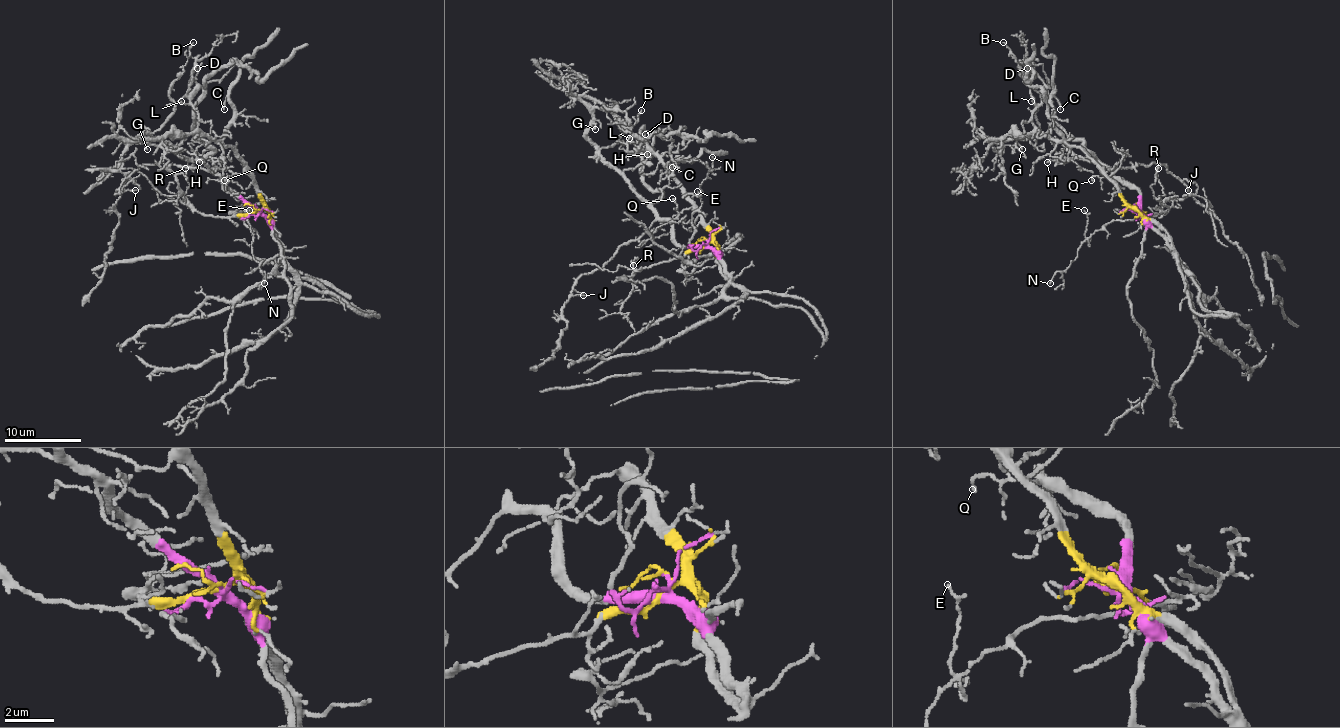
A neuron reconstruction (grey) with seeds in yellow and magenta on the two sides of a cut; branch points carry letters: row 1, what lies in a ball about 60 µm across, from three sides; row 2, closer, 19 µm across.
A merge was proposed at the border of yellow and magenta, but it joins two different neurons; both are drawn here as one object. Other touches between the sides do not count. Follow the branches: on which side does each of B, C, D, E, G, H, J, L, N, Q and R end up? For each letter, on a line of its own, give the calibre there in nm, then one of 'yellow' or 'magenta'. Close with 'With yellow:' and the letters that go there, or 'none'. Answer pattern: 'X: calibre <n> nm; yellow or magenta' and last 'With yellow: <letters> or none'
B: calibre 110 nm; magenta
C: calibre 100 nm; yellow
D: calibre 70 nm; yellow
E: calibre 120 nm; magenta
G: calibre 110 nm; magenta
H: calibre 130 nm; magenta
J: calibre 120 nm; magenta
L: calibre 100 nm; yellow
N: calibre 100 nm; magenta
Q: calibre 130 nm; magenta
R: calibre 110 nm; yellow
With yellow: C, D, L, R

